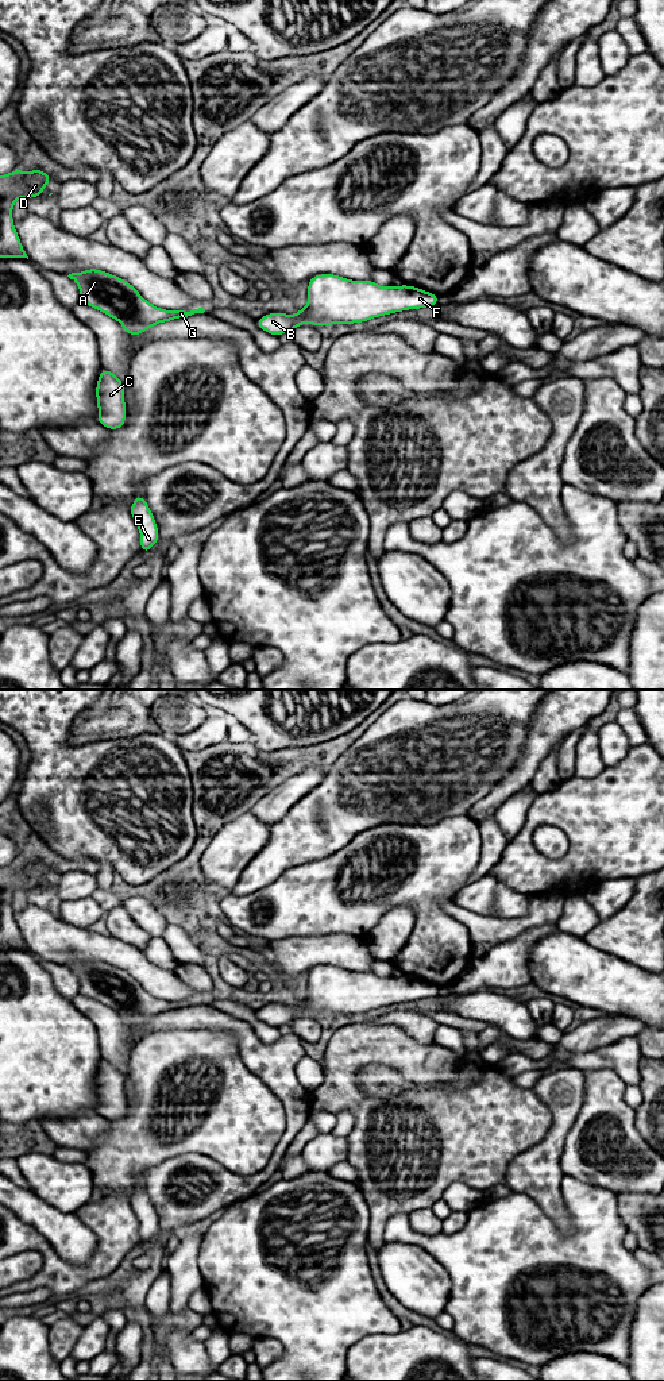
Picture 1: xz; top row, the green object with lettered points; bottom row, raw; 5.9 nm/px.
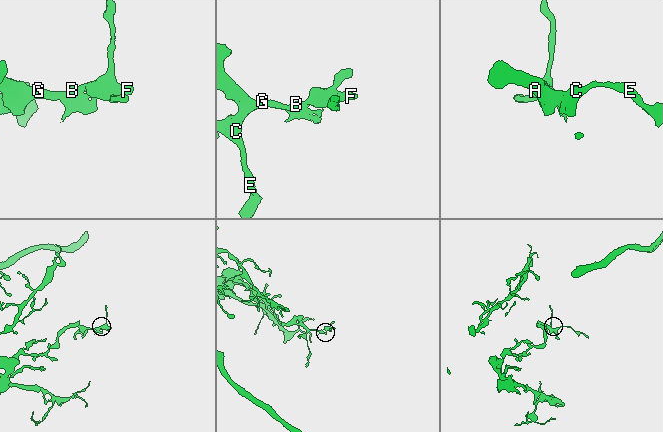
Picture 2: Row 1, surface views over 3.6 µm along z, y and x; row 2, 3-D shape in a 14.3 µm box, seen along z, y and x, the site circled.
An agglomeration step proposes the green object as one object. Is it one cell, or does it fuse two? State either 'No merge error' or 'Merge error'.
No merge error

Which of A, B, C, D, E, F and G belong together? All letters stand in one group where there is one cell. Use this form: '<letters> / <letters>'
A B C D E F G

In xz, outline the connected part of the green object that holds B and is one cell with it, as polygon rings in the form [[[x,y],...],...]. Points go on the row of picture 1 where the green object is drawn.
[[[317,274],[308,281],[308,304],[296,315],[273,312],[256,320],[259,329],[281,336],[310,323],[316,327],[364,323],[409,309],[436,306],[439,296],[416,286],[381,286],[336,274]]]

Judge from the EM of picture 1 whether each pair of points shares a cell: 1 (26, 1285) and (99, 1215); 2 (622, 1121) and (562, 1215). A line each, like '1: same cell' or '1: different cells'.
1: same cell
2: different cells

